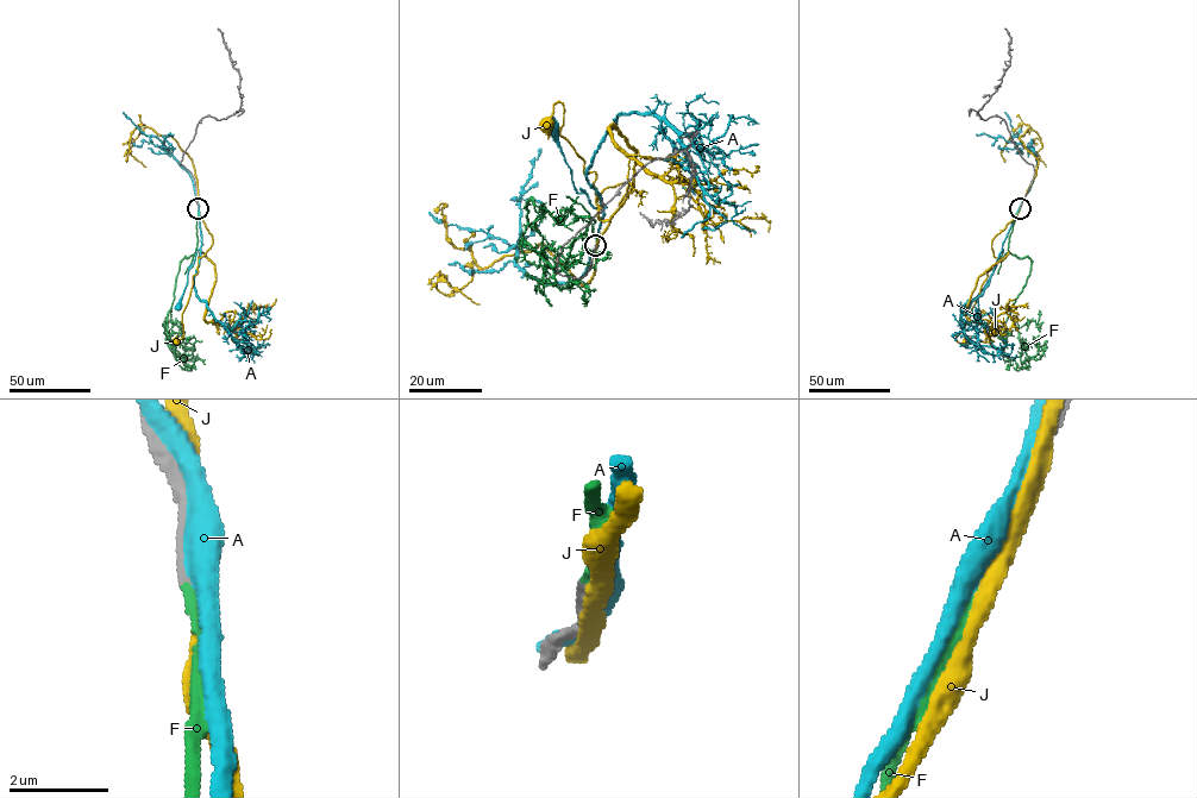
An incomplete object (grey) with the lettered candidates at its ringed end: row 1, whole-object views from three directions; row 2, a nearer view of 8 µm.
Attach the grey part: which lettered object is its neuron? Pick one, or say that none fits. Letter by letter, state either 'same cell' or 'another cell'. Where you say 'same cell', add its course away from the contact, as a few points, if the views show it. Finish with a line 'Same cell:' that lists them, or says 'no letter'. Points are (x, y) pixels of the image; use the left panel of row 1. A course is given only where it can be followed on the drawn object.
A: another cell
F: same cell | via (198, 207), (198, 246), (180, 263), (164, 325), (171, 349), (182, 358), (186, 357), (186, 344), (193, 335)
J: another cell
Same cell: F

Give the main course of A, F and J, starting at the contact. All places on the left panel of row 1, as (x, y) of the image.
A: (198, 205), (201, 245), (189, 266), (177, 307)
F: (198, 207), (198, 246), (180, 263), (164, 325), (171, 349), (182, 358), (186, 357), (186, 344), (193, 335)
J: (198, 206), (212, 245), (199, 258), (198, 272), (193, 276), (182, 315), (183, 337), (179, 343), (175, 340)

